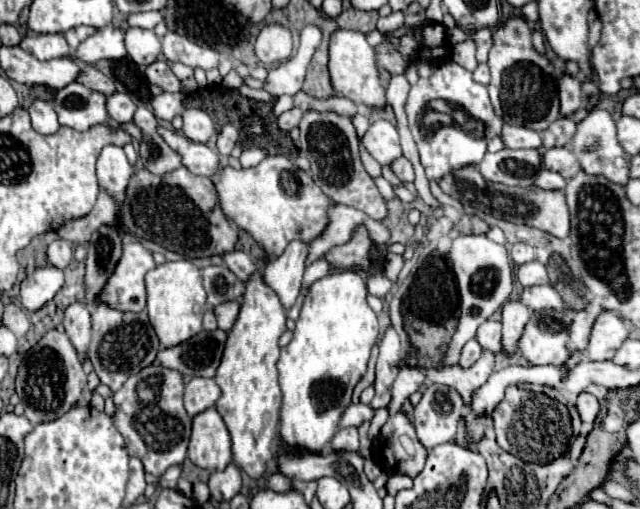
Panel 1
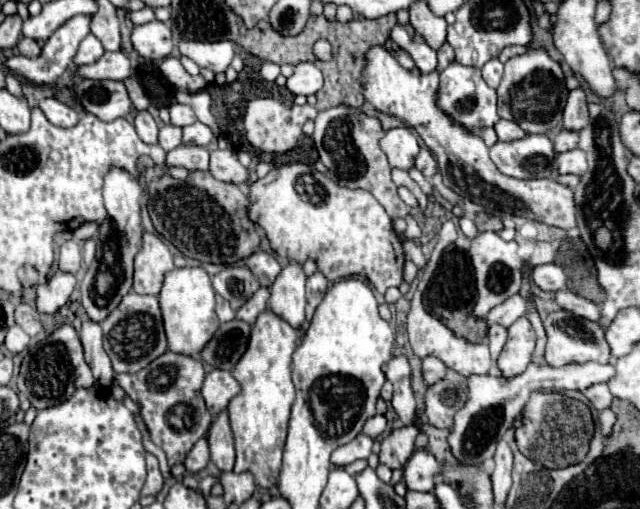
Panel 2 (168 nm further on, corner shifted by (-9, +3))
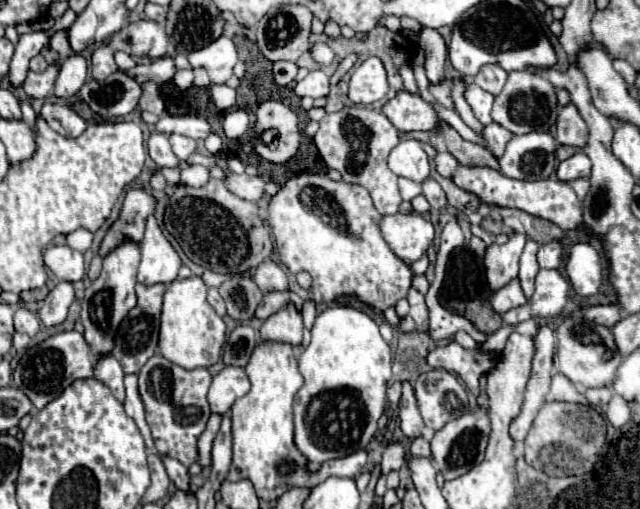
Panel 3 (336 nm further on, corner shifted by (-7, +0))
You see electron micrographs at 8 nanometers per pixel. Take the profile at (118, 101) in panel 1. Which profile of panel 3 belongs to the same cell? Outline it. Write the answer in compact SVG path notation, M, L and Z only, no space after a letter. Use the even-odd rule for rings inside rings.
M152 133L150 139L148 139L148 151L150 151L150 157L156 161L158 167L178 167L180 165L180 159L172 153L170 149L170 143L168 143L168 137L162 135L162 133Z

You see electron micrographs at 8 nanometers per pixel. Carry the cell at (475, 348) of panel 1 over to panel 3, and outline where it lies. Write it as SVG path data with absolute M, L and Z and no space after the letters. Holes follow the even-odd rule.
M540 269L540 273L536 275L536 291L528 301L528 309L526 305L516 307L506 315L502 315L502 319L506 325L510 325L526 319L536 319L536 317L546 317L546 319L556 317L566 307L568 291L570 285L558 271Z

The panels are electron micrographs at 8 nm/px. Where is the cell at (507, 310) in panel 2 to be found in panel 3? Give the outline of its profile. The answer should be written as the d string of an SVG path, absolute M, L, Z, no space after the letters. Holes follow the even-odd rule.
M512 279L506 287L498 289L494 293L494 297L492 297L492 307L500 315L506 313L506 311L510 311L510 309L514 309L514 307L520 307L524 303L526 303L526 295L524 295L518 279Z

